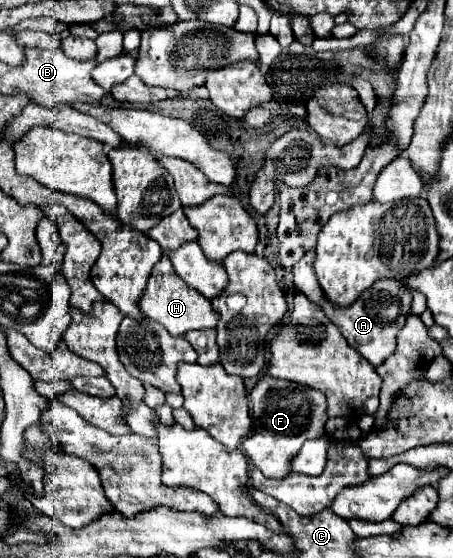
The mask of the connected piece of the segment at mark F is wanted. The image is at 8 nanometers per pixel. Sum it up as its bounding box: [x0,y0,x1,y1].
[242,376,328,478]

